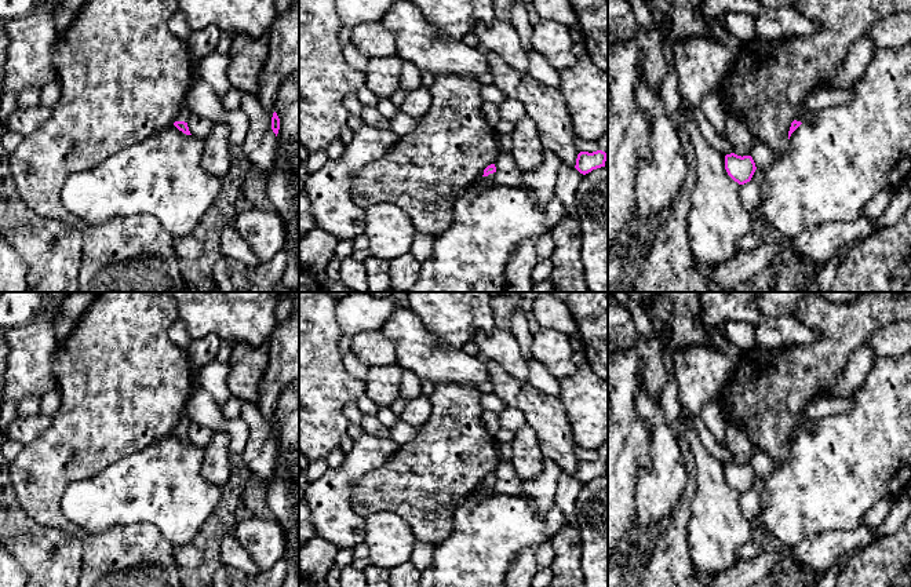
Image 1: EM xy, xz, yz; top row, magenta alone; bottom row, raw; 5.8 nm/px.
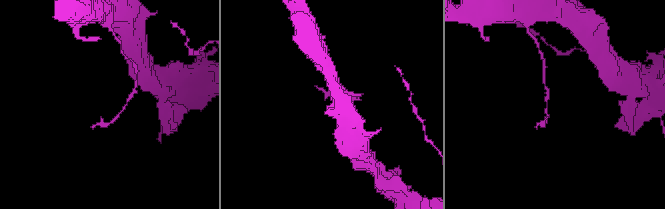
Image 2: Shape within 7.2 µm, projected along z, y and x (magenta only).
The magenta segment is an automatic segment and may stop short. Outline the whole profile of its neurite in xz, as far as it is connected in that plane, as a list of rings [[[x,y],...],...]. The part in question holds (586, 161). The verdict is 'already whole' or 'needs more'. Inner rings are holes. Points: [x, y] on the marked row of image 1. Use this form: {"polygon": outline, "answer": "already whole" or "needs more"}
{"polygon": [[[597,150],[593,153],[580,152],[577,154],[575,168],[580,174],[586,175],[586,174],[591,172],[593,169],[605,167],[605,161],[606,161],[606,153],[602,150]]], "answer": "already whole"}

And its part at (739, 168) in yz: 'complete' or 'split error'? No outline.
complete

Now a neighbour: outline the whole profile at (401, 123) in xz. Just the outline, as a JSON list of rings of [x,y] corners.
[[[400,109],[389,119],[390,130],[397,135],[402,136],[413,131],[420,119],[412,117]]]

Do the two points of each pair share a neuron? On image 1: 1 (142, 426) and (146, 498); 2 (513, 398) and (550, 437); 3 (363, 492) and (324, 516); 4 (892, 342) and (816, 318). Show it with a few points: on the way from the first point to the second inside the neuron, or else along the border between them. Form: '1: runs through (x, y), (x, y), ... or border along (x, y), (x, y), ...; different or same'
1: border along (172, 433), (115, 462); different
2: runs through (524, 403), (547, 426); same
3: border along (368, 471), (350, 492), (350, 507), (361, 517); different
4: border along (896, 321), (877, 328), (864, 342); different

